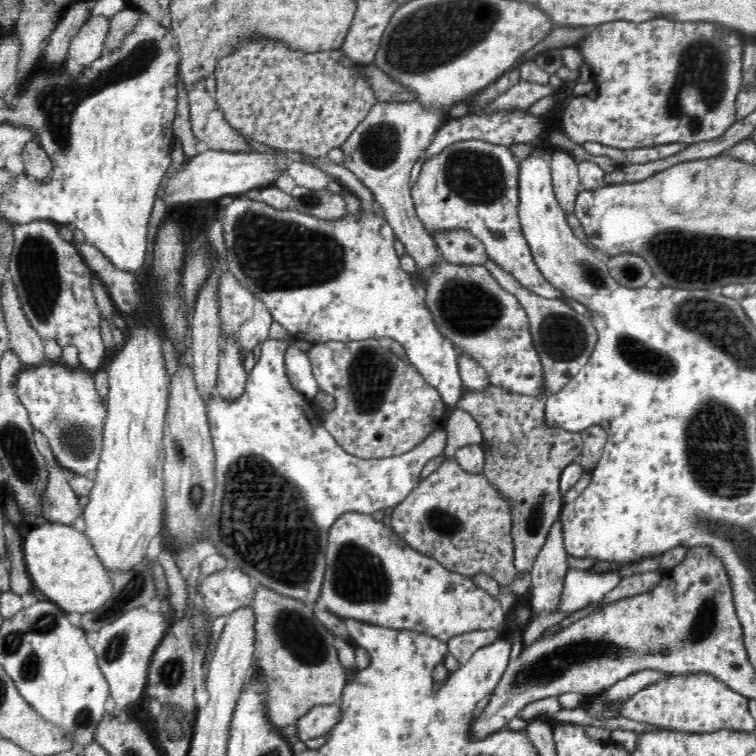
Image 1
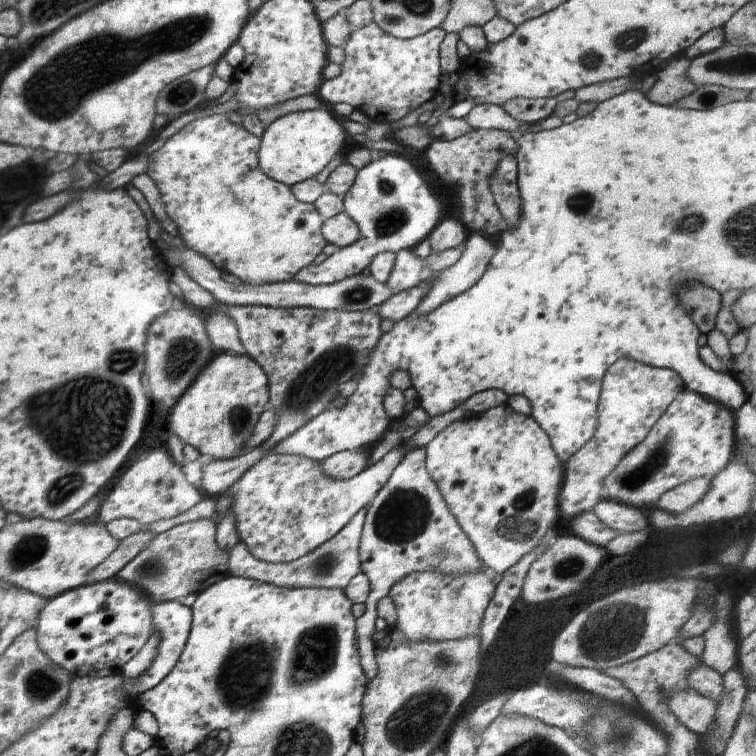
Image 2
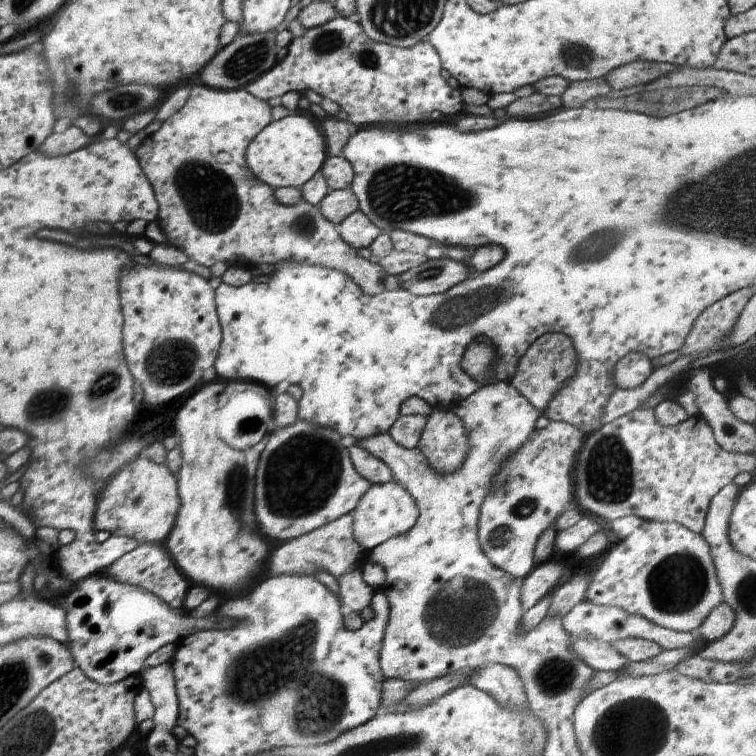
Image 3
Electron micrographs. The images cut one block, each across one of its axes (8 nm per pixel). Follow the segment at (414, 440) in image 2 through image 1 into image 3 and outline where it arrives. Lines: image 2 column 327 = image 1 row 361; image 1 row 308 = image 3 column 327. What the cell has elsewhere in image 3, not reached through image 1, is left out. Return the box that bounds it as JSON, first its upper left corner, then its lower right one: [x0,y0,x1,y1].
[254,420,372,542]

